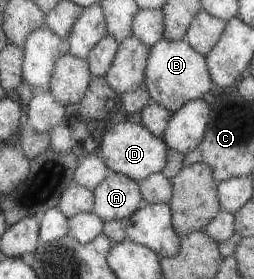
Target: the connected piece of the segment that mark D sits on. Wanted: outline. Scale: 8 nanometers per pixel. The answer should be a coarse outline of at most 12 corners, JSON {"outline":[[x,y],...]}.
{"outline":[[137,122],[106,125],[94,153],[133,180],[160,173],[167,147]]}

